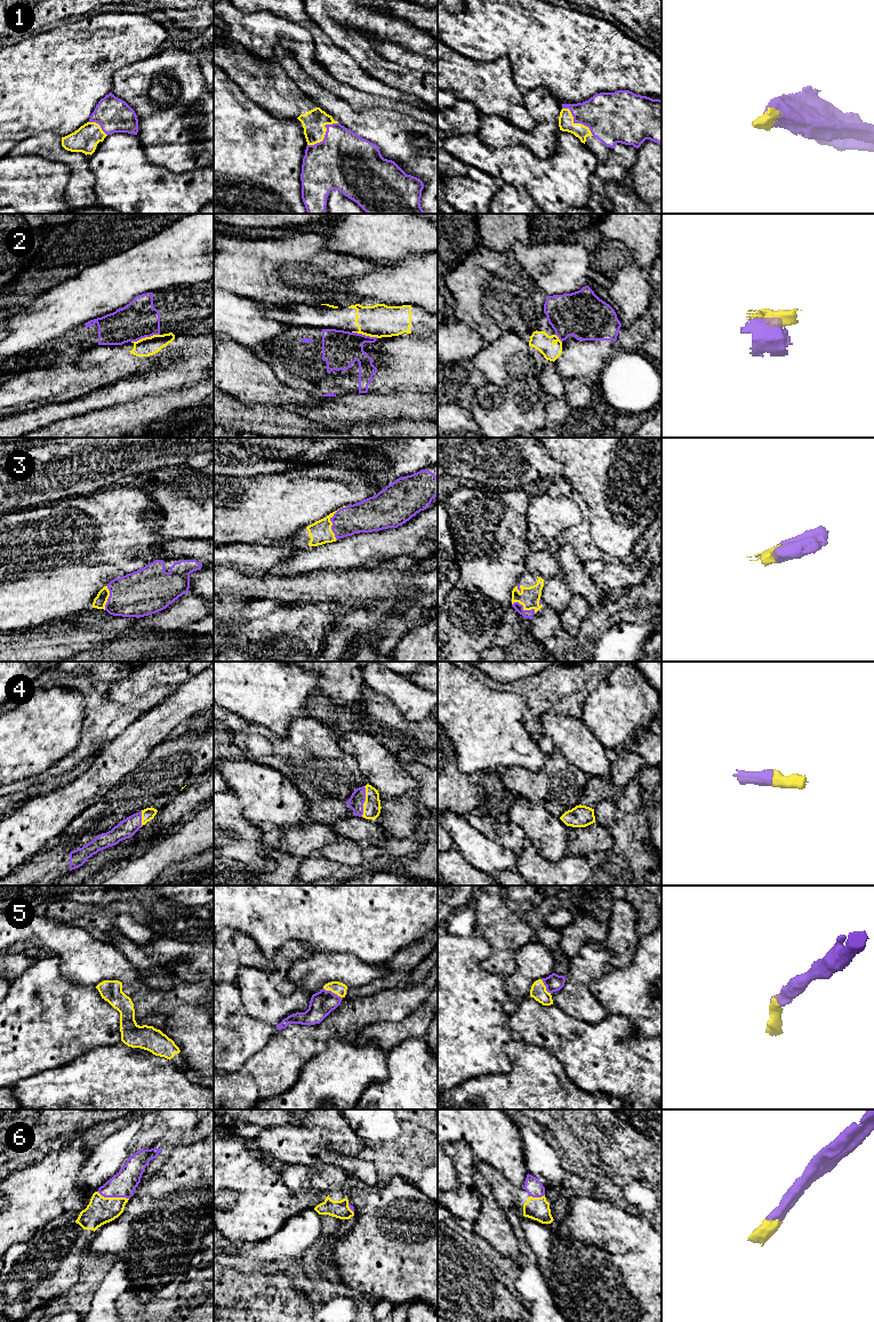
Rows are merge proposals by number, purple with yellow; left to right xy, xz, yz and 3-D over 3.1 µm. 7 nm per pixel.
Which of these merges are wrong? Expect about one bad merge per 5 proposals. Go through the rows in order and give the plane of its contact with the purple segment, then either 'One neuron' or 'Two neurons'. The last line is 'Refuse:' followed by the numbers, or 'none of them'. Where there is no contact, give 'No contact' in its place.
1: Touches purple in yz. One neuron
2: Touches purple in xy. Two neurons
3: Touches purple in xz. One neuron
4: Touches purple in xz. One neuron
5: Touches purple in xz. One neuron
6: Touches purple in xy. One neuron
Refuse: 2

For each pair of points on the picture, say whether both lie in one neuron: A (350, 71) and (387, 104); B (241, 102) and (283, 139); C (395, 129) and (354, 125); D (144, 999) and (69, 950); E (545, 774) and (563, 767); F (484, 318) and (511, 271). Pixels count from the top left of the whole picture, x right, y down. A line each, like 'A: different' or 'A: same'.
A: different
B: same
C: same
D: same
E: same
F: same

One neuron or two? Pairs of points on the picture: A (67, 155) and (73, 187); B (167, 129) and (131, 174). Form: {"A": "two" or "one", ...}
{"A": "one", "B": "two"}

